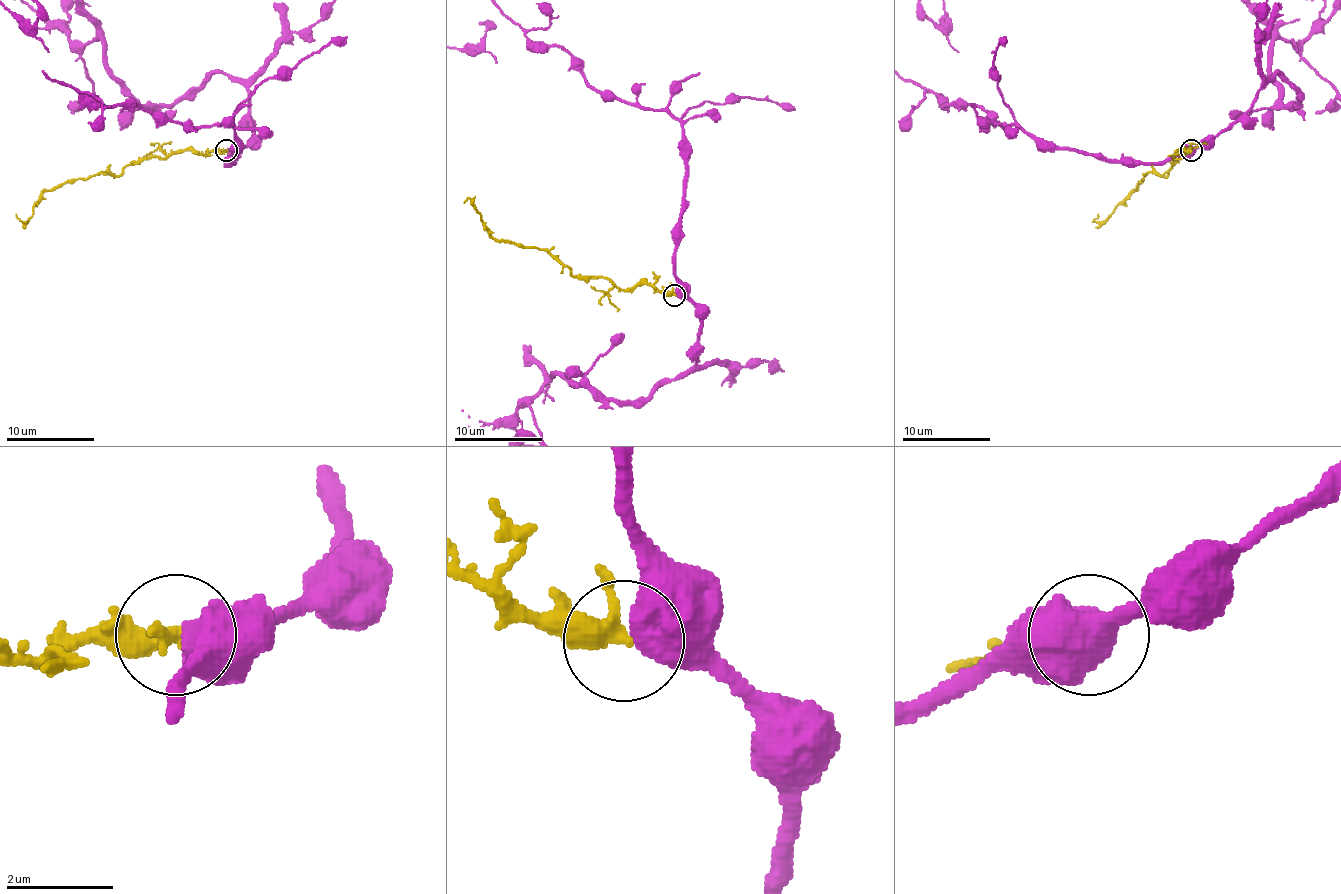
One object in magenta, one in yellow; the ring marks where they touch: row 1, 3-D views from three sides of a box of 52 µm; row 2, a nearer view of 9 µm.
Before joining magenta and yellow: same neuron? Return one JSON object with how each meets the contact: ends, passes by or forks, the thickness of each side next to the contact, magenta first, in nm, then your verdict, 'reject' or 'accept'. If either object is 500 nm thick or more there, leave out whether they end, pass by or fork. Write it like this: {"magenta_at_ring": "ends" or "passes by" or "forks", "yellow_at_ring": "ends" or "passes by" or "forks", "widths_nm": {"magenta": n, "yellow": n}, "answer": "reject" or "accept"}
{"widths_nm": {"magenta": 700, "yellow": 300}, "answer": "reject"}

